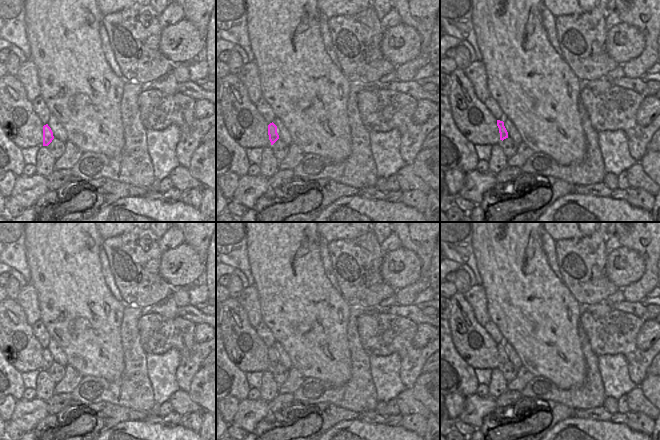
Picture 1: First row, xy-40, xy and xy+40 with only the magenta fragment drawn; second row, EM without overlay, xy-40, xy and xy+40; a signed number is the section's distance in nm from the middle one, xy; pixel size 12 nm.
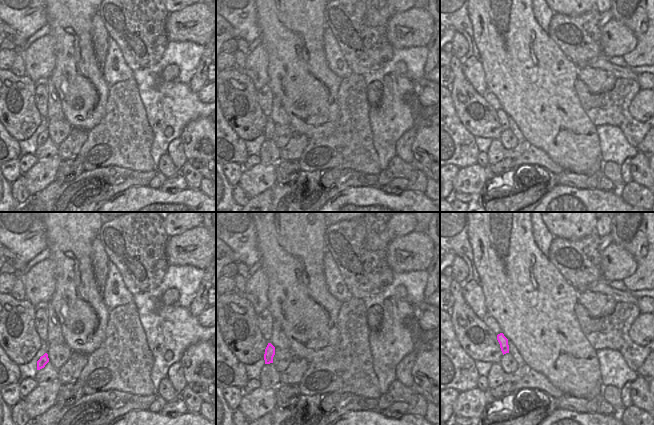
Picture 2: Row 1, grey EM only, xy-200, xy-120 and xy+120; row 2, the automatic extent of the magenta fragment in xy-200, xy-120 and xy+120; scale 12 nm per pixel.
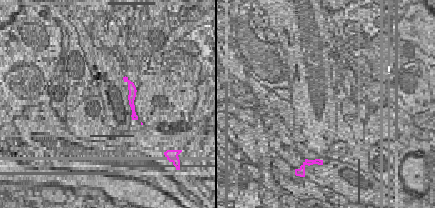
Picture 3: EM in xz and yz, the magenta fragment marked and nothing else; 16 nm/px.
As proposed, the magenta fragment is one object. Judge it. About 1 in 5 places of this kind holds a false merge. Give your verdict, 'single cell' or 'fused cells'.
single cell

